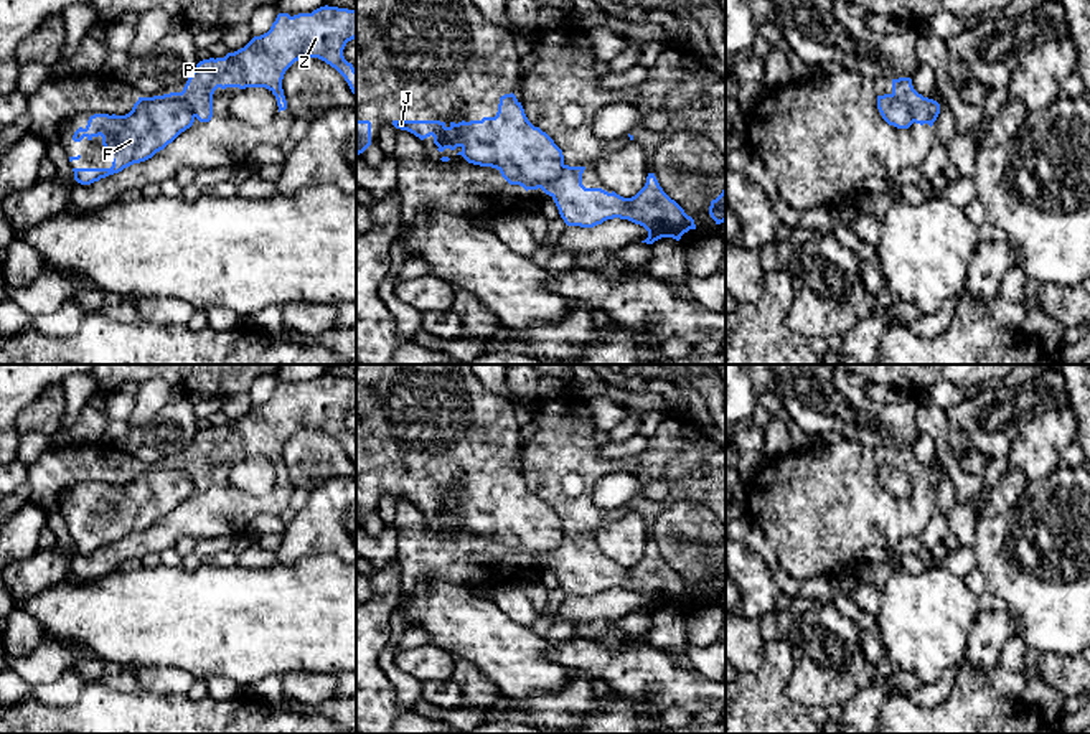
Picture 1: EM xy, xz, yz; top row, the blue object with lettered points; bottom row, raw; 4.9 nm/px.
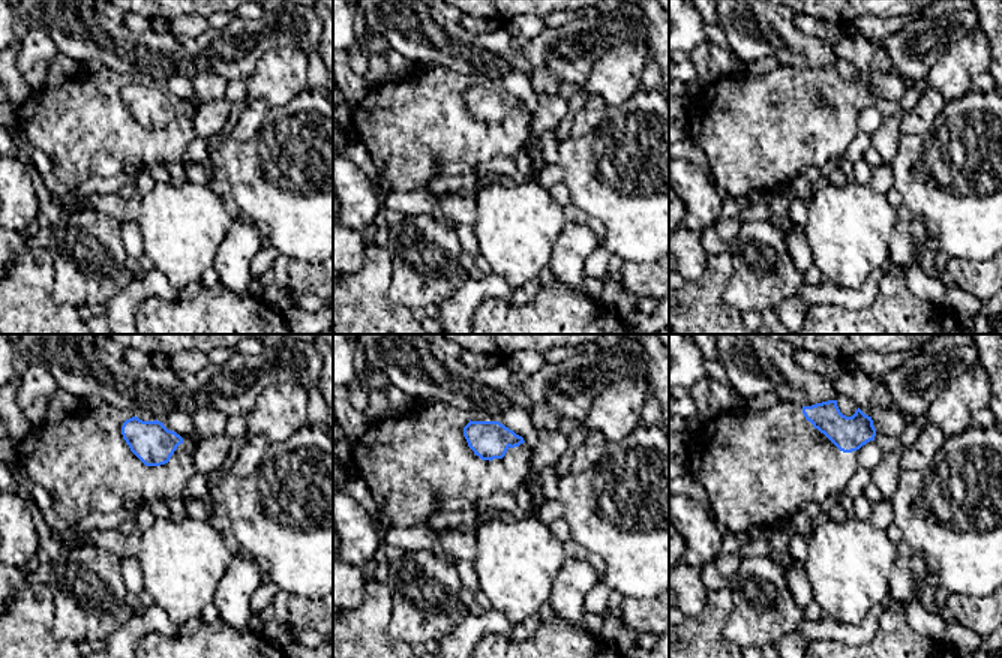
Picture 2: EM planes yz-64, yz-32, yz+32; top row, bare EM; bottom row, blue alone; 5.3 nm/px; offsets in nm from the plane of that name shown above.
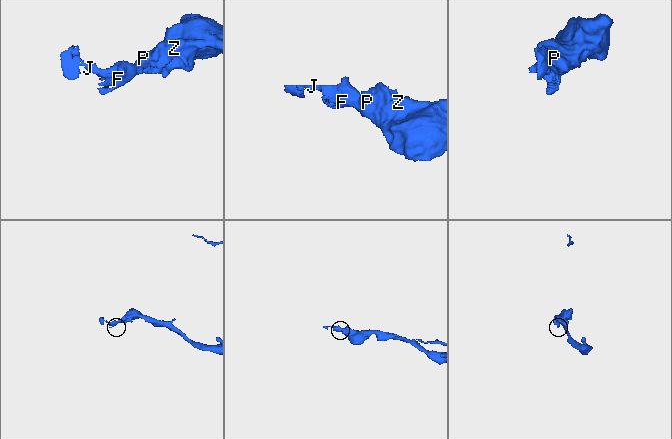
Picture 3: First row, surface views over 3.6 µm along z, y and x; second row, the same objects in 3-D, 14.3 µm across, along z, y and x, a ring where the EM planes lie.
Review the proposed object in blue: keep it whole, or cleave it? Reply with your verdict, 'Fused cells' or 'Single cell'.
Fused cells

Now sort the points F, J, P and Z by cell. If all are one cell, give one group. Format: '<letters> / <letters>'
F J / P Z

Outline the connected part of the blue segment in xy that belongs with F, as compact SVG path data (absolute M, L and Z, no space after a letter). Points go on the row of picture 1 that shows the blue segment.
M181 92L139 97L125 115L94 114L87 125L79 127L73 140L102 137L104 155L112 160L110 168L73 168L74 180L91 185L124 168L152 158L171 144L195 122Z

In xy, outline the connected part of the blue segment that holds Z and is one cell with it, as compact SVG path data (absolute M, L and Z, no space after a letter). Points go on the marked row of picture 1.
M320 7L312 13L279 13L270 30L261 36L254 36L244 48L228 53L224 58L209 58L196 64L188 78L181 96L193 115L200 122L209 122L213 117L213 94L218 87L265 87L279 106L279 112L287 109L287 101L282 89L285 71L302 58L318 58L335 68L348 82L356 96L356 69L343 56L348 41L356 38L356 10L338 7Z

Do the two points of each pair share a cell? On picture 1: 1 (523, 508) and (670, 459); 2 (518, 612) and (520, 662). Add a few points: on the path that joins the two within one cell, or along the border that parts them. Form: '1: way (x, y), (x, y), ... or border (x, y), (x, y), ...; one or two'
1: border (520, 472), (525, 485), (563, 520); two
2: border (493, 599), (513, 621), (530, 629); two

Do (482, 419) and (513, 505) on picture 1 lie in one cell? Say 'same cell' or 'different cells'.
same cell

